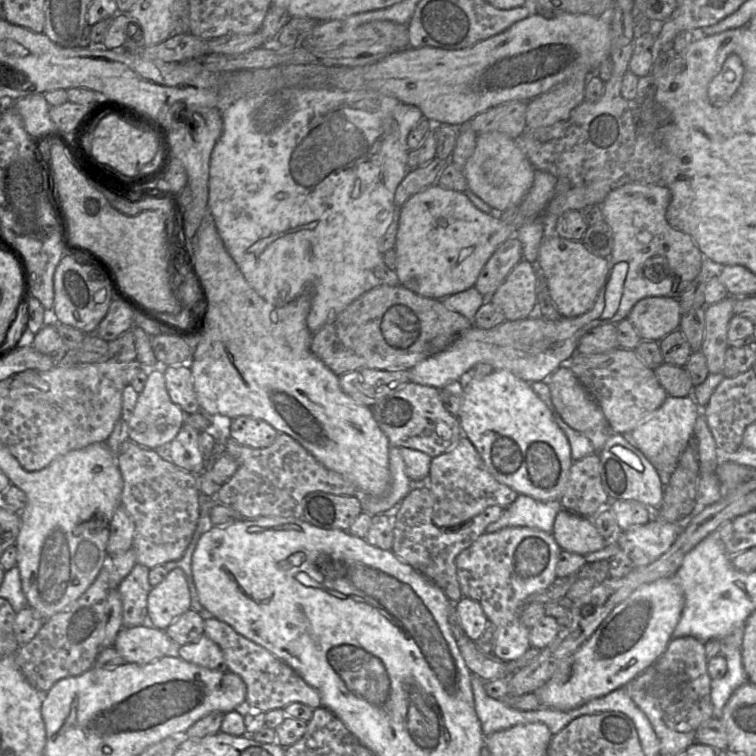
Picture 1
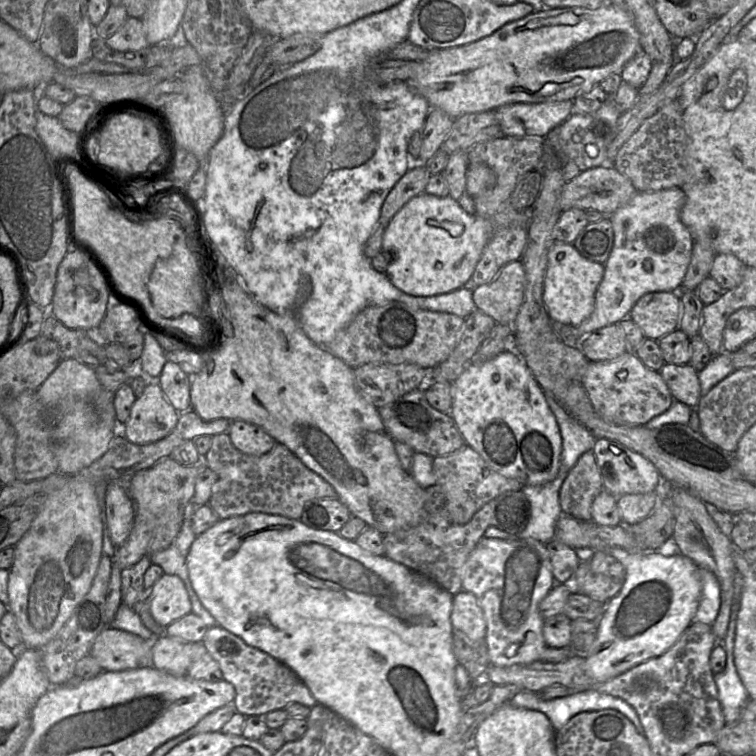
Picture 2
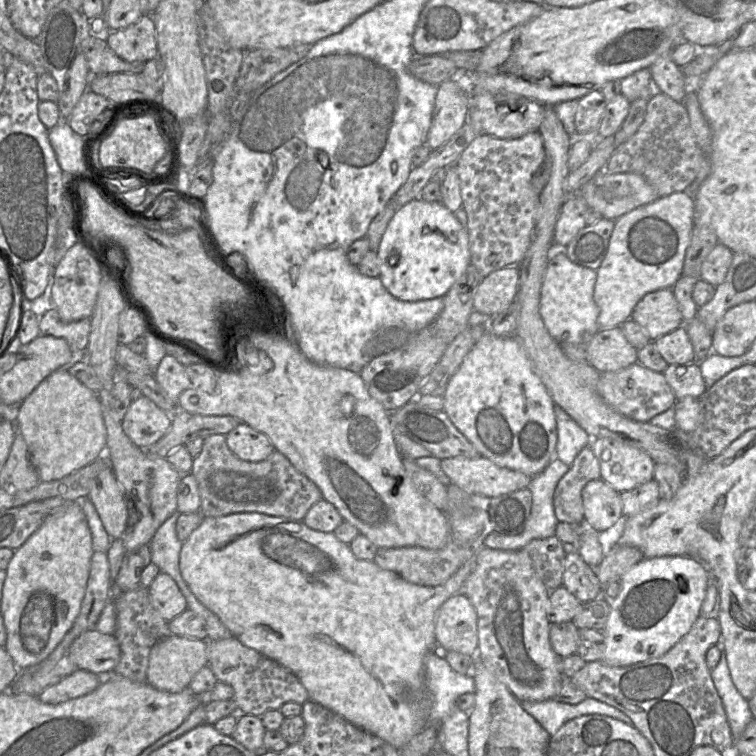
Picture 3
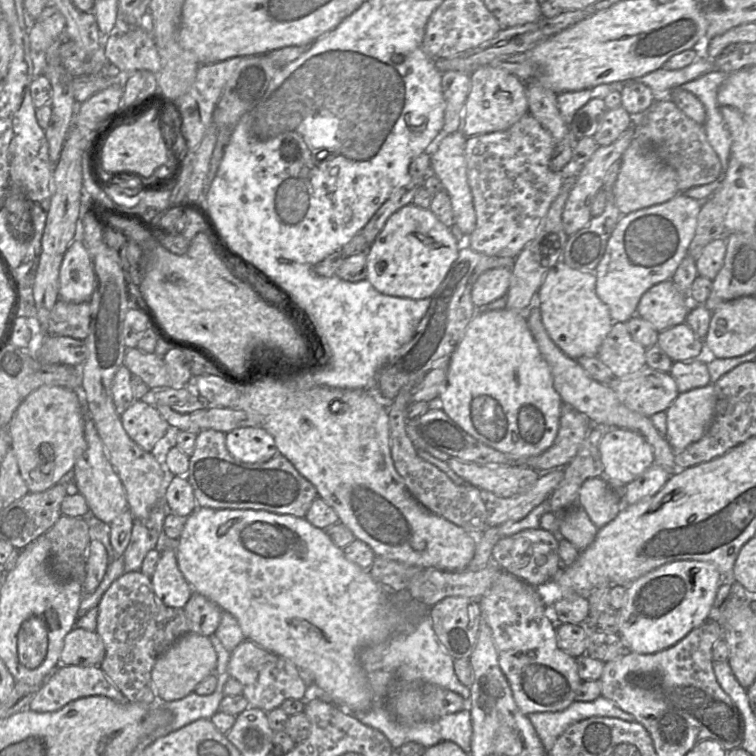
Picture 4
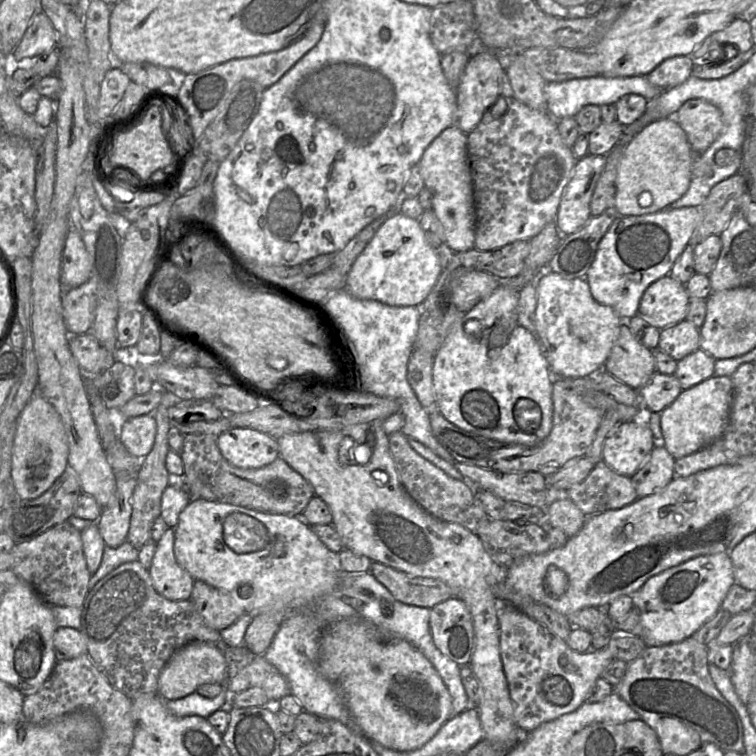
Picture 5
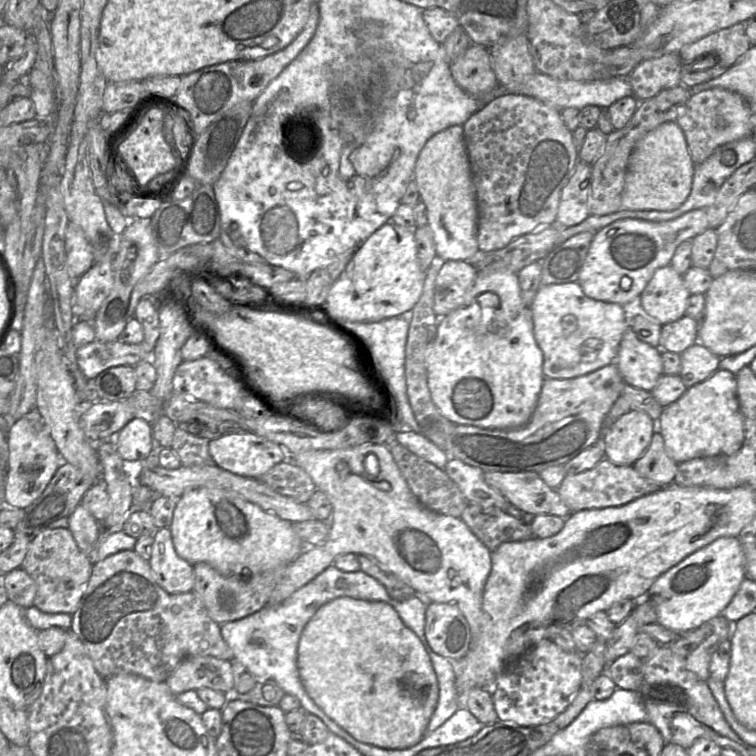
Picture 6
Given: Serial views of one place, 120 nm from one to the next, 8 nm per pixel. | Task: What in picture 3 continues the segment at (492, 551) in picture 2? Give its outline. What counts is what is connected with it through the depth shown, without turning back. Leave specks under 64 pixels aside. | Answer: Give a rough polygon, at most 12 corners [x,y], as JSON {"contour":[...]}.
{"contour":[[483,546],[462,592],[478,661],[519,702],[564,681],[550,590],[521,549]]}

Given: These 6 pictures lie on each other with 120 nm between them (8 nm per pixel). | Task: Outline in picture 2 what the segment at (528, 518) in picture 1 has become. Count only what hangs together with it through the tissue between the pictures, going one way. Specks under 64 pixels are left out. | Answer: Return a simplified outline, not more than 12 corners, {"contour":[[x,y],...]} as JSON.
{"contour":[[568,471],[554,480],[522,487],[530,517],[513,535],[488,527],[484,537],[508,541],[555,539],[562,513],[559,492]]}

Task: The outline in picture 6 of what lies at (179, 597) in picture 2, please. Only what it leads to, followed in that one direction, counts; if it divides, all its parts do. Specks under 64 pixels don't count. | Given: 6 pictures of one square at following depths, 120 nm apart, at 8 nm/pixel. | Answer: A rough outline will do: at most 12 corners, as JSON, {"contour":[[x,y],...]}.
{"contour":[[169,528],[155,531],[149,564],[167,593],[194,591],[194,566]]}

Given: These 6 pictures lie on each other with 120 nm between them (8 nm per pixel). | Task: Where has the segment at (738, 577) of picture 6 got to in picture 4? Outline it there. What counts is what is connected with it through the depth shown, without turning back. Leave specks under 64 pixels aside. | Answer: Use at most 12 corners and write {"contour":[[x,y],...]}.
{"contour":[[664,564],[626,586],[618,634],[667,649],[712,617],[722,574]]}

